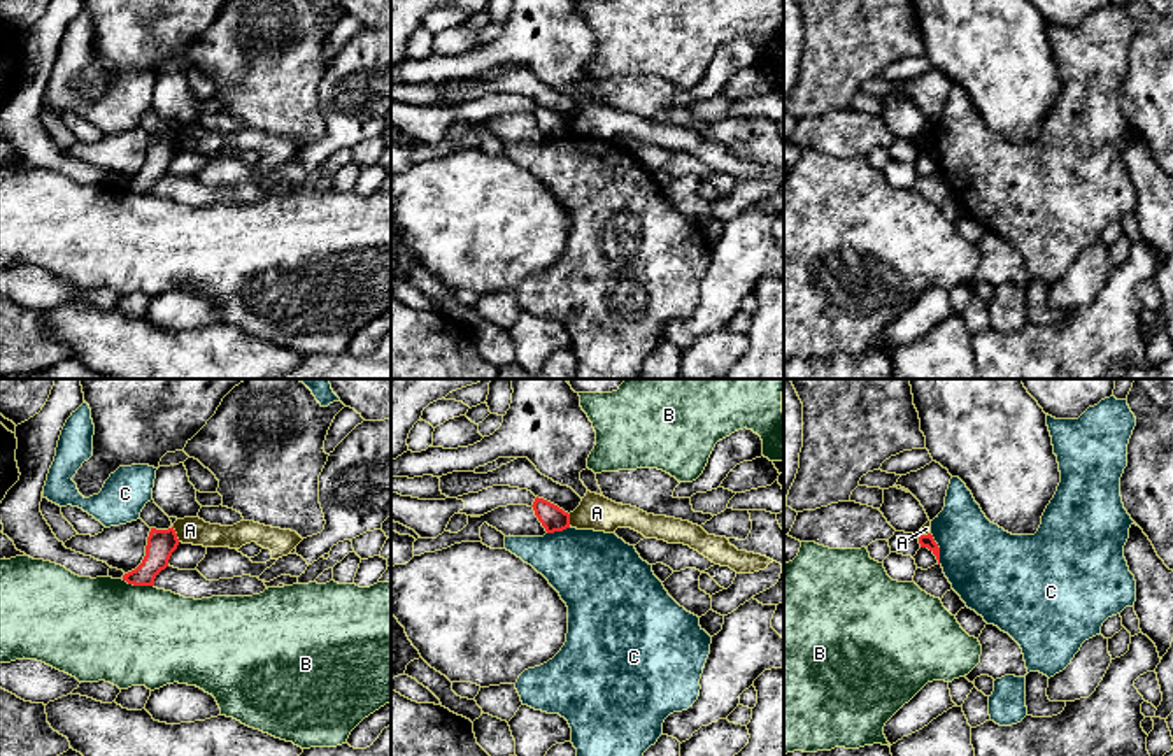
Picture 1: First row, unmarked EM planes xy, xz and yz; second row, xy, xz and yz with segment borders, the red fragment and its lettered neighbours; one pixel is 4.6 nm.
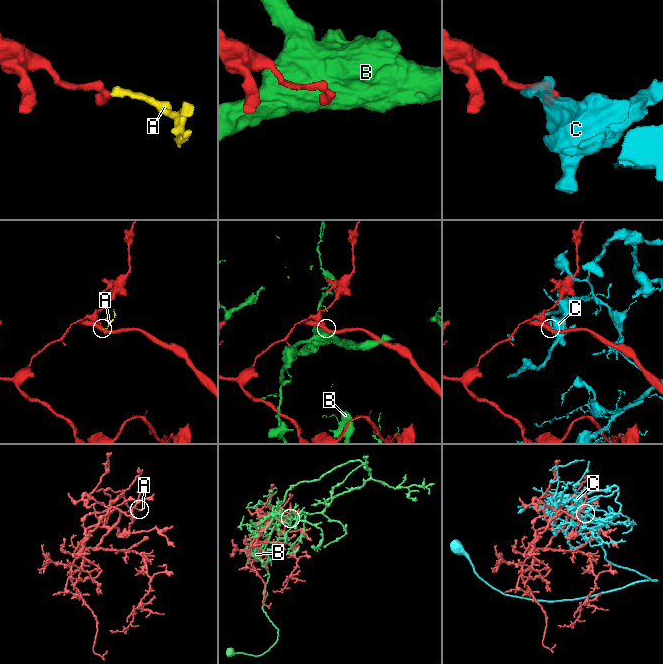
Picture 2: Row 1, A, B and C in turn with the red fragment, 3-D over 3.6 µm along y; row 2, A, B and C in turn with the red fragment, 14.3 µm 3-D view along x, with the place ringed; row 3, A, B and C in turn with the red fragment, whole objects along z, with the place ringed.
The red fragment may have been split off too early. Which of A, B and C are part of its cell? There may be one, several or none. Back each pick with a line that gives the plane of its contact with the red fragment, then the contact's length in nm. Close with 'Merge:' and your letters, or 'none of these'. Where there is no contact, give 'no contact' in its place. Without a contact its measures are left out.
Merge: none of these

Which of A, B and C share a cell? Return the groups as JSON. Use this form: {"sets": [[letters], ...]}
{"sets": [["A"], ["B"], ["C"]]}

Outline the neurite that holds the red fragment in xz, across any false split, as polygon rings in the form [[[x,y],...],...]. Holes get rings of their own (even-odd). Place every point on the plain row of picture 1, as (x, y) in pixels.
[[[537,103],[531,114],[547,140],[570,135],[570,121],[558,112]]]

